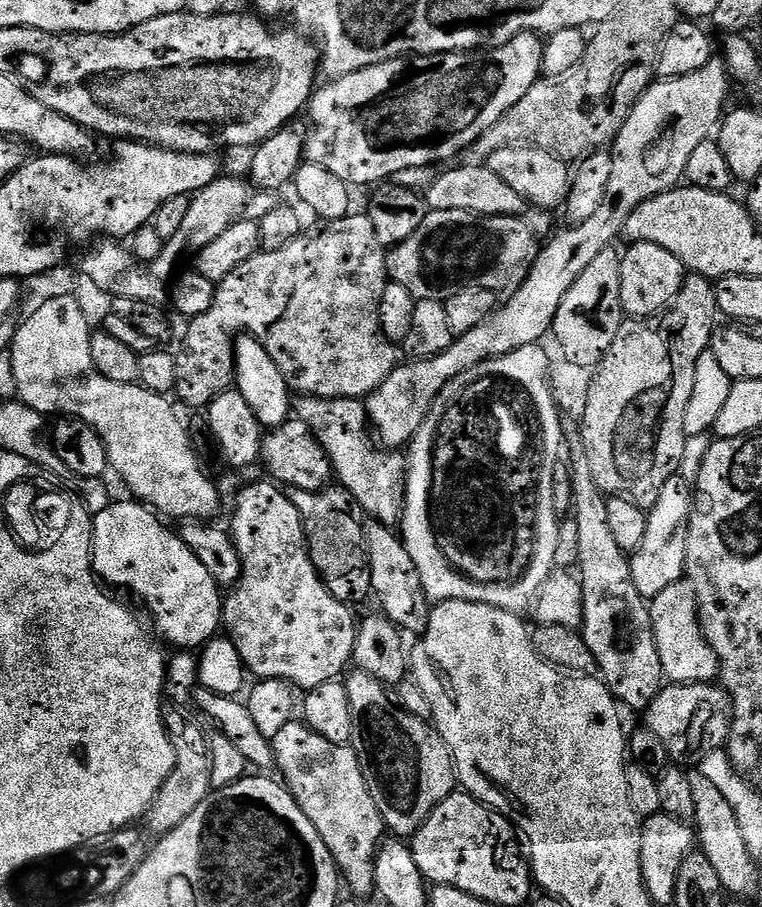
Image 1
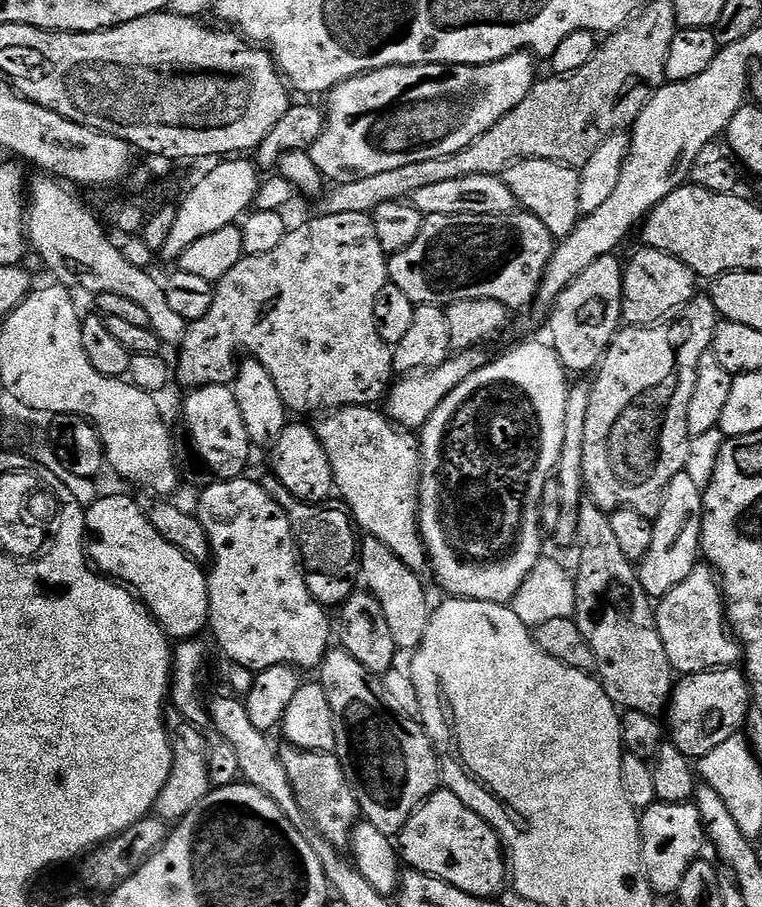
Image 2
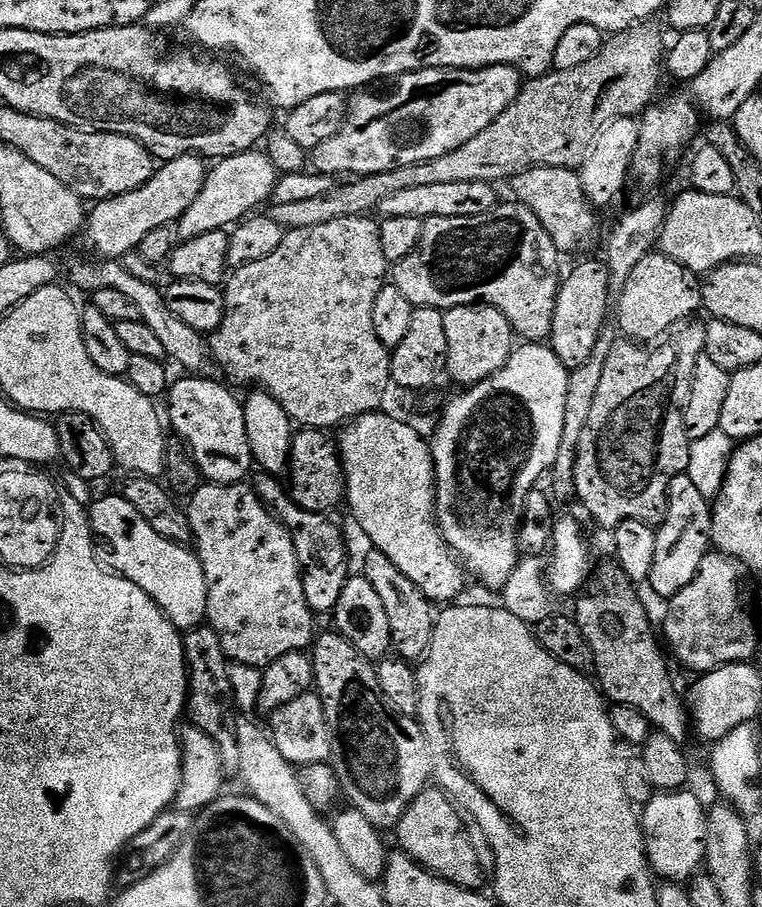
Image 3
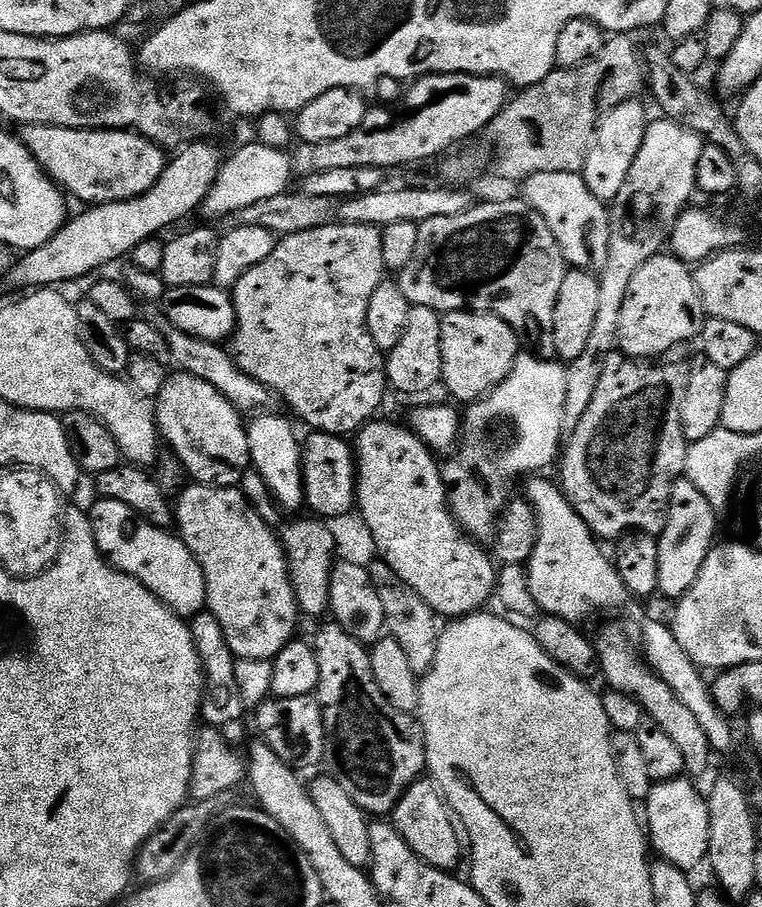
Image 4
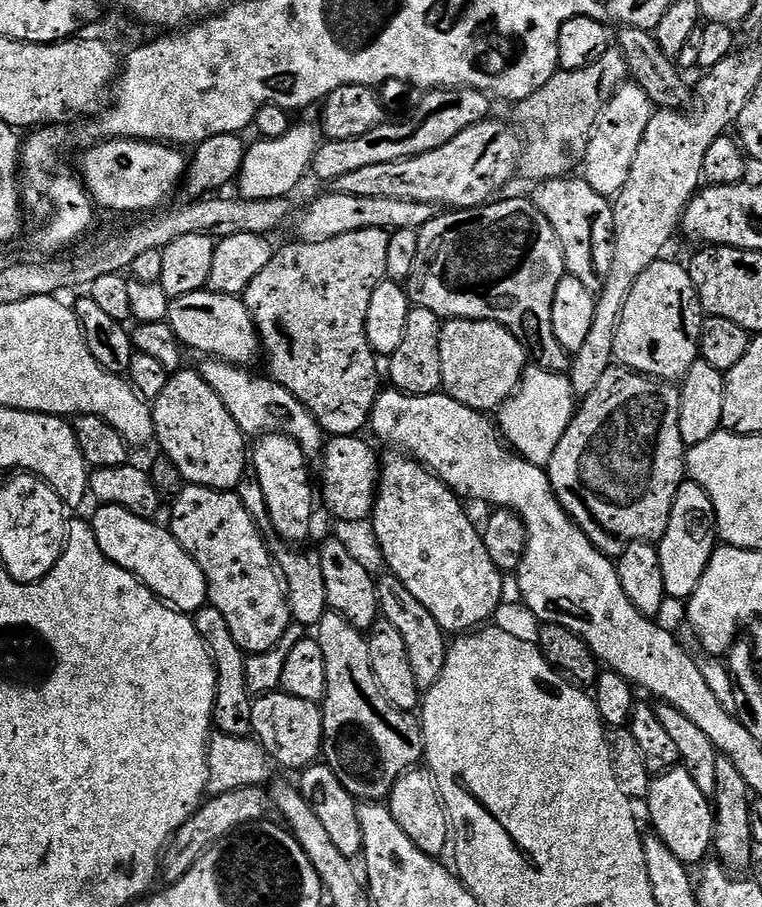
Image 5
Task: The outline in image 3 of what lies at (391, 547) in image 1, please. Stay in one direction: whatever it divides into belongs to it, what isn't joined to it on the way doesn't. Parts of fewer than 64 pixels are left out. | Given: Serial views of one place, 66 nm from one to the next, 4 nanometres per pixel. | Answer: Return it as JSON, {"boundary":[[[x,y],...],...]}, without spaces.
{"boundary":[[[375,550],[369,551],[369,553],[364,560],[362,575],[368,579],[370,586],[374,586],[378,598],[382,598],[386,618],[390,618],[392,652],[399,659],[419,662],[430,650],[430,642],[436,629],[437,613],[432,612],[433,601],[428,600],[426,594],[422,594],[422,590],[418,590],[418,586],[414,586],[414,582],[410,582],[410,578],[404,576],[402,570],[398,570],[398,566],[394,566],[394,562],[390,562],[390,558],[386,558],[386,554]]]}

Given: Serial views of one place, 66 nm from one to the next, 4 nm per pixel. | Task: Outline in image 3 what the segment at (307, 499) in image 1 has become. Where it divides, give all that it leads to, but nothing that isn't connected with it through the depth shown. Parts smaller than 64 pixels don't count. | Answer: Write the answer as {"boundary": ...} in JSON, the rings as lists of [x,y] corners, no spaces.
{"boundary":[[[257,471],[255,476],[254,491],[256,495],[260,497],[260,501],[265,506],[272,509],[294,542],[306,602],[312,607],[313,613],[335,613],[338,598],[342,598],[342,586],[346,586],[350,575],[348,548],[344,545],[344,536],[340,533],[339,526],[331,520],[333,518],[331,515],[302,510],[298,507],[292,500],[289,489],[277,477],[269,476],[268,473],[262,471]]]}

